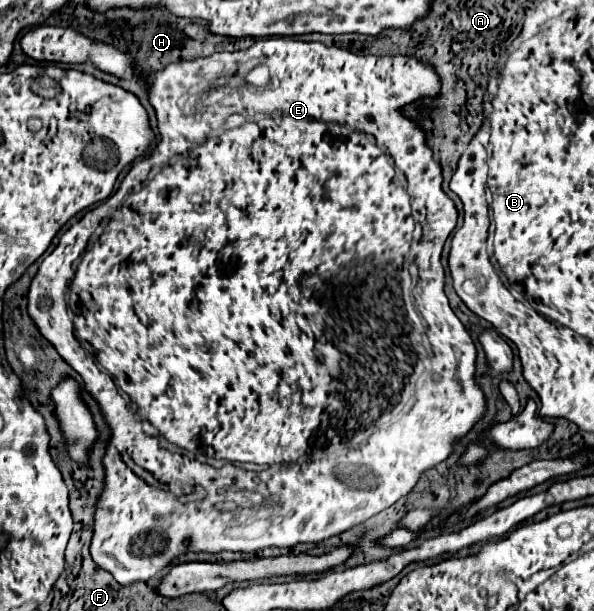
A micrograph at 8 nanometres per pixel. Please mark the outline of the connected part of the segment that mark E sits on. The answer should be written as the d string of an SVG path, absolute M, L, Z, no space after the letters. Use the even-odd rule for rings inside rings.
M264 39L264 41L252 45L250 49L244 49L244 51L214 53L214 55L204 57L204 59L192 59L192 61L170 63L170 65L166 65L166 67L160 69L160 71L148 73L148 81L144 81L144 83L146 83L146 89L148 89L150 105L152 105L154 111L156 111L156 121L158 121L158 131L160 131L158 143L154 145L154 149L150 151L148 157L144 157L142 161L134 161L134 163L132 163L132 169L128 171L128 175L126 175L124 181L120 183L120 189L118 189L114 195L110 195L110 197L108 197L104 203L100 203L96 209L92 209L92 211L88 211L84 217L80 217L80 219L60 237L56 249L40 261L38 271L36 271L36 275L34 275L34 279L32 279L32 285L30 285L30 293L28 293L28 315L32 317L32 321L34 321L34 325L38 327L40 335L42 335L50 345L54 345L54 349L58 351L58 355L82 377L82 387L84 387L84 391L88 391L88 393L94 397L94 401L98 403L100 413L102 413L106 425L110 427L110 441L108 441L108 445L106 445L106 455L102 457L102 465L104 465L104 471L106 471L106 479L104 479L104 489L102 489L102 493L100 493L100 499L96 501L96 511L94 511L94 535L92 535L92 543L90 543L90 555L92 555L94 563L96 563L98 567L110 571L112 577L114 577L120 585L130 585L130 583L136 583L136 581L148 581L148 579L152 579L156 573L160 573L174 557L178 557L178 555L182 555L182 553L188 553L188 551L194 551L194 553L198 553L198 551L208 551L208 553L218 553L218 551L244 551L244 553L252 553L252 551L266 549L266 547L292 547L292 545L296 545L296 543L320 543L320 541L324 541L324 539L328 539L328 537L332 537L332 535L340 535L340 533L352 529L354 525L364 523L364 521L370 519L372 515L384 511L386 507L394 505L400 497L408 495L408 493L416 487L416 483L420 481L420 475L422 475L424 471L436 467L438 463L446 461L446 459L454 453L454 443L456 443L458 439L466 437L466 435L470 433L470 429L486 415L486 397L484 397L484 391L480 389L480 385L476 383L476 355L478 355L478 353L476 353L476 345L474 345L474 341L470 339L468 331L464 329L462 321L454 315L454 311L452 311L452 307L450 307L450 303L448 303L448 297L444 295L444 267L442 267L442 263L440 263L440 253L442 253L442 247L444 247L448 235L450 235L452 229L456 227L458 211L456 211L452 199L442 191L440 163L434 161L434 155L432 155L432 149L430 149L428 143L426 143L424 131L416 125L414 119L410 119L408 115L402 113L402 109L404 109L406 105L410 105L410 103L422 101L422 99L426 99L426 97L436 99L436 97L440 95L440 77L438 77L438 73L434 71L432 65L422 63L422 61L410 57L410 55L356 55L356 53L346 51L346 49L340 49L340 47L326 47L326 45L316 43L316 41L306 43L306 41L296 41L296 39ZM220 75L230 75L230 93L234 95L234 103L240 101L240 99L244 99L244 107L250 105L248 115L242 116L250 117L257 113L263 113L265 115L272 115L272 117L264 117L264 119L260 119L260 121L248 121L248 123L242 123L240 127L226 129L226 131L222 131L220 135L212 137L212 131L216 129L216 105L220 105L220 103L212 103L212 107L208 107L208 95L214 95L214 89L210 89L210 83L212 83L212 79L220 79ZM259 80L269 82L269 85L267 87L257 86L261 85L260 82L262 81ZM414 233L420 235L420 251L416 257L416 265L419 273L419 280L417 283L418 291L413 292L414 297L412 297L412 295L406 297L404 285L406 285L406 287L410 285L410 275L408 275L408 251L410 251L410 243L412 243L412 239L414 239L414 237L412 237ZM68 287L70 287L70 309L72 309L72 315L74 315L74 323L72 323L72 315L70 315L70 309L68 309L68 303L66 303L66 295L64 295L64 293L68 291ZM362 287L366 287L366 293L368 293L368 305L364 305L364 307L358 305L358 297L356 297L356 291L358 291L358 295L360 295L360 289L362 289ZM376 291L382 291L382 299L386 299L386 303L382 303L380 311L376 311ZM420 314L426 319L426 323L428 323L428 339L430 339L432 353L434 353L434 355L432 355L432 383L424 383L418 391L415 390L413 392L408 383L410 383L410 377L416 373L414 367L422 361L422 343L420 343L420 335L426 333L426 331L424 331L424 321L422 321ZM84 349L86 349L90 355L94 355L96 363L98 363L106 373L110 373L110 377L116 381L116 385L130 397L130 401L138 407L138 415L140 415L144 421L152 423L152 425L158 429L158 433L160 433L164 439L168 439L170 443L182 445L182 449L194 451L194 455L200 455L200 453L202 453L202 455L214 457L214 459L220 457L220 459L224 459L224 461L228 461L228 463L258 463L258 465L290 463L288 469L294 469L294 483L292 483L292 481L290 481L288 485L284 483L284 487L282 487L282 489L276 489L276 491L274 491L274 489L270 491L268 485L264 483L264 485L250 485L250 487L252 487L252 493L246 493L246 491L244 491L244 493L232 493L232 497L238 497L238 495L242 497L240 501L234 501L240 509L242 509L242 507L250 507L252 511L256 511L256 509L262 509L262 507L274 507L274 505L278 505L278 507L280 507L278 513L274 511L274 513L270 515L272 525L270 525L262 535L252 537L252 539L246 539L246 537L228 537L226 531L228 531L228 527L232 527L232 525L236 523L238 511L232 513L234 519L226 519L226 511L220 511L220 509L216 507L216 503L222 503L222 493L214 493L212 501L204 501L204 503L186 503L186 505L184 505L184 503L176 503L176 501L180 501L178 497L192 493L194 485L198 485L198 483L202 485L202 483L204 483L204 481L202 481L204 477L200 477L200 473L198 473L198 461L186 463L186 461L188 461L186 457L168 453L166 449L160 447L158 439L144 435L144 431L142 431L142 419L140 419L136 413L130 411L126 399L122 397L122 393L118 391L118 387L114 385L114 381L108 379L108 375L104 375L104 371L100 371L100 367L88 357L88 353L86 353ZM314 443L318 445L318 459L308 457L308 449L314 447ZM128 461L132 461L132 463L136 463L138 467L142 467L144 471L148 471L148 473L156 479L156 485L148 485L144 479L140 479L140 477L128 467Z

